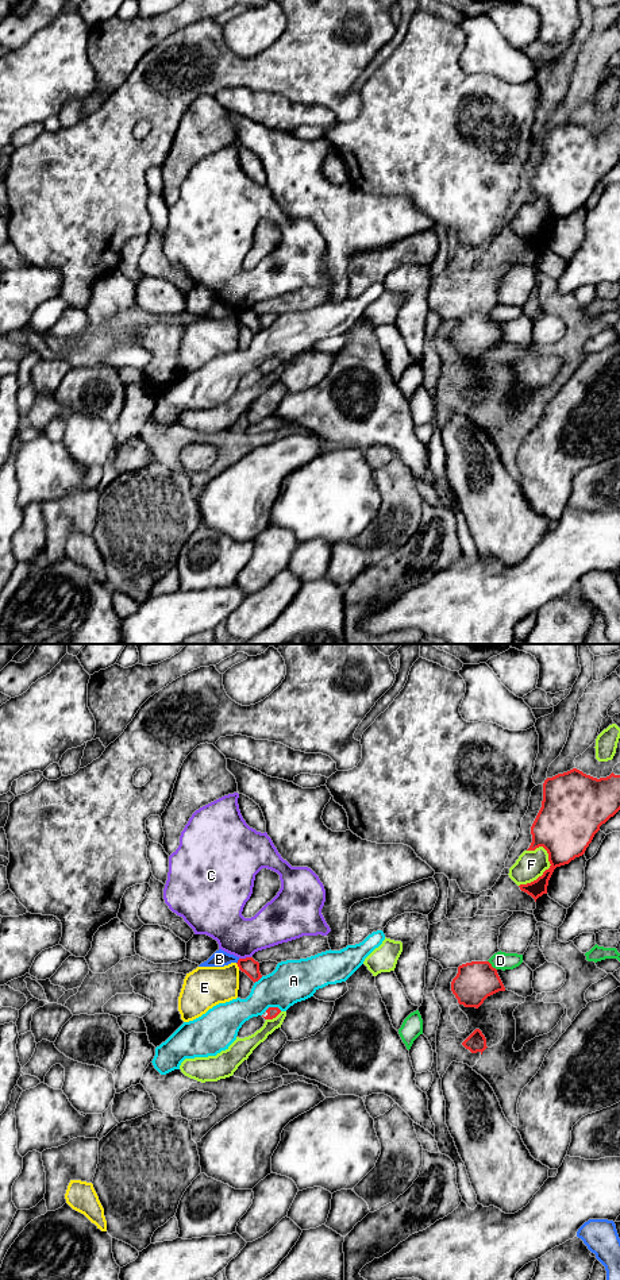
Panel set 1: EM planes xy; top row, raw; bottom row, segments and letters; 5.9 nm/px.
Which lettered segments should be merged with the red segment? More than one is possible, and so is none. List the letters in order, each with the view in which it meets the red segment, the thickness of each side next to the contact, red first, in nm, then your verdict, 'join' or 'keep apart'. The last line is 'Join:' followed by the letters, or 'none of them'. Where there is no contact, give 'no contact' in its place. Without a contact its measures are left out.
A: xy | 60/260 nm | keep apart
B: xy | 100/100 nm | keep apart
C: xy | 100/240 nm | keep apart
D: xy | 240/110 nm | keep apart
E: xy | 100/240 nm | keep apart
F: xy | 300/170 nm | keep apart
Join: none of them

